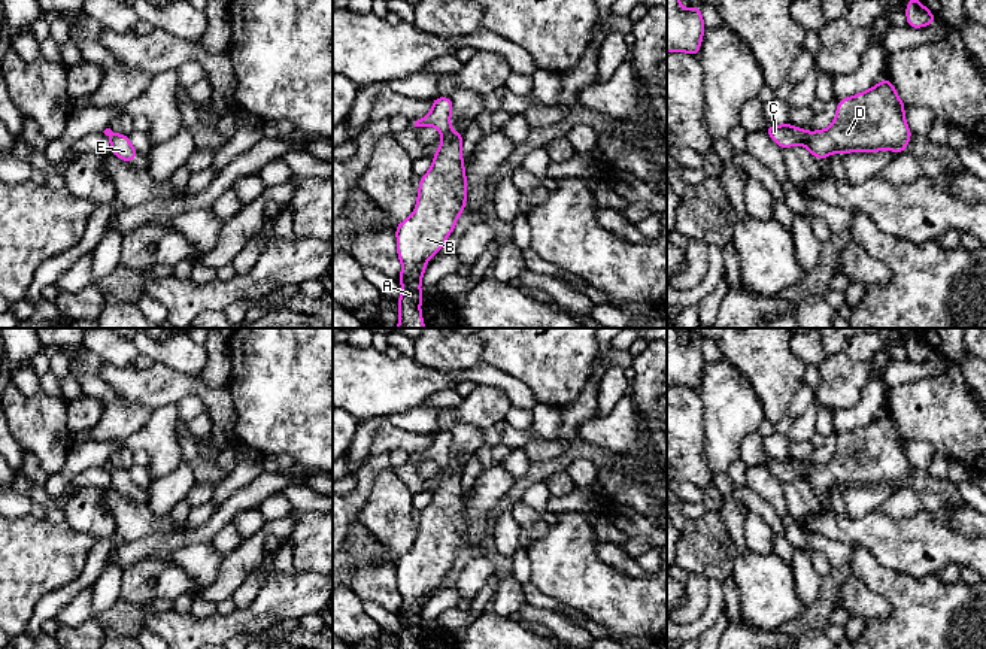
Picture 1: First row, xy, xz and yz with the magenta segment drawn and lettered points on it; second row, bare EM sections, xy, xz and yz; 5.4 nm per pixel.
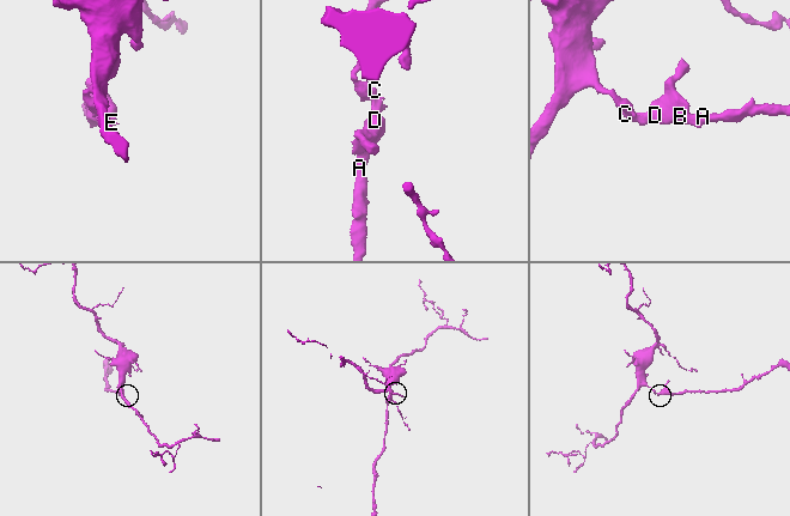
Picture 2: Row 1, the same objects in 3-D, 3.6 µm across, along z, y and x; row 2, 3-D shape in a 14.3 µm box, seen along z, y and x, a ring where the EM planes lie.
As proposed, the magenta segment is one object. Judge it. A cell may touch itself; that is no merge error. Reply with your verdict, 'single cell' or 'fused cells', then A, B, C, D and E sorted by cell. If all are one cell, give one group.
fused cells | A B D E / C

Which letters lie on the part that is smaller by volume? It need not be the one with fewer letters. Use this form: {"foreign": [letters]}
{"foreign": ["A", "B", "D", "E"]}

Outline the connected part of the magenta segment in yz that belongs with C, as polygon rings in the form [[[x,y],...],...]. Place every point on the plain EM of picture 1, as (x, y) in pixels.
[[[789,457],[785,460],[770,460],[765,465],[782,483],[801,477],[811,467]]]

